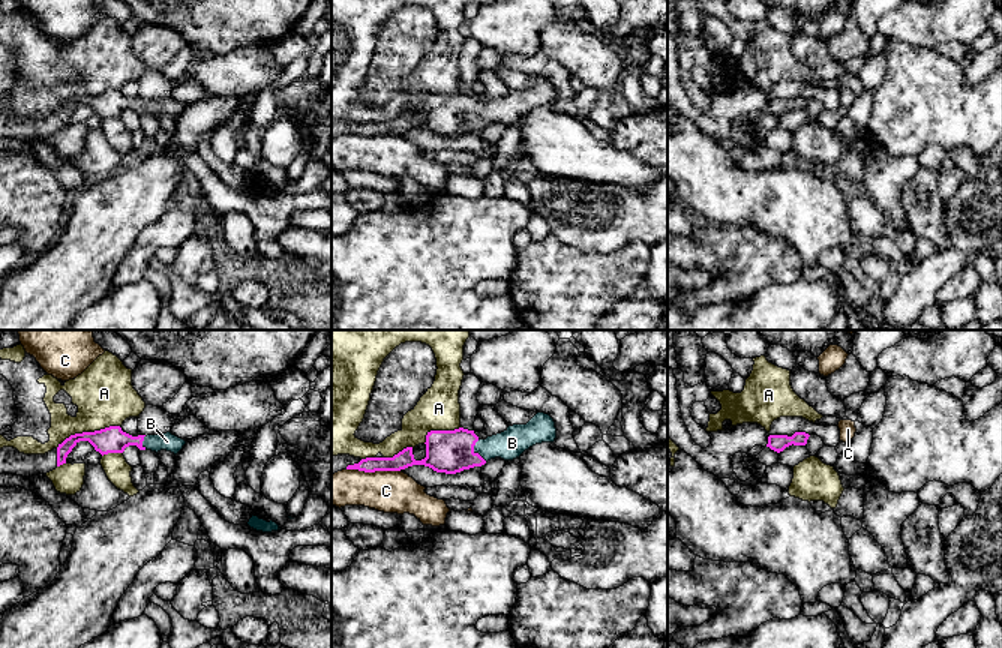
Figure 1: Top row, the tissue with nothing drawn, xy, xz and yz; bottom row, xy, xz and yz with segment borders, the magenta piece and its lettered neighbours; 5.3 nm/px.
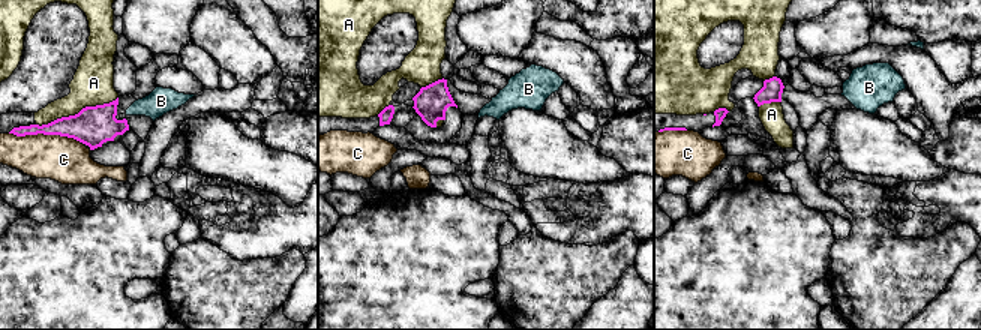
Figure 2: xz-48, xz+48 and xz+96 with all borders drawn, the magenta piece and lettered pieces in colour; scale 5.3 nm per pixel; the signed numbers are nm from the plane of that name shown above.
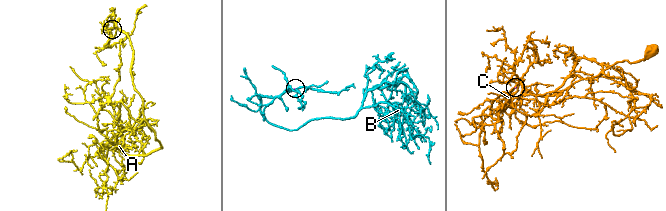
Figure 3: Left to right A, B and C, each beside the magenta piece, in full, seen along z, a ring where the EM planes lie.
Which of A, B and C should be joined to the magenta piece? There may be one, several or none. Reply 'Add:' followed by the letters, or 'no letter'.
Add: B

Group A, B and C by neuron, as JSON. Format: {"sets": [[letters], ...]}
{"sets": [["A"], ["B"], ["C"]]}

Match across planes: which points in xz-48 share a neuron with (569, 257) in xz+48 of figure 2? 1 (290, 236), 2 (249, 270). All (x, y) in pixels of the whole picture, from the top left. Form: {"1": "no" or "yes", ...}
{"1": "no", "2": "yes"}

